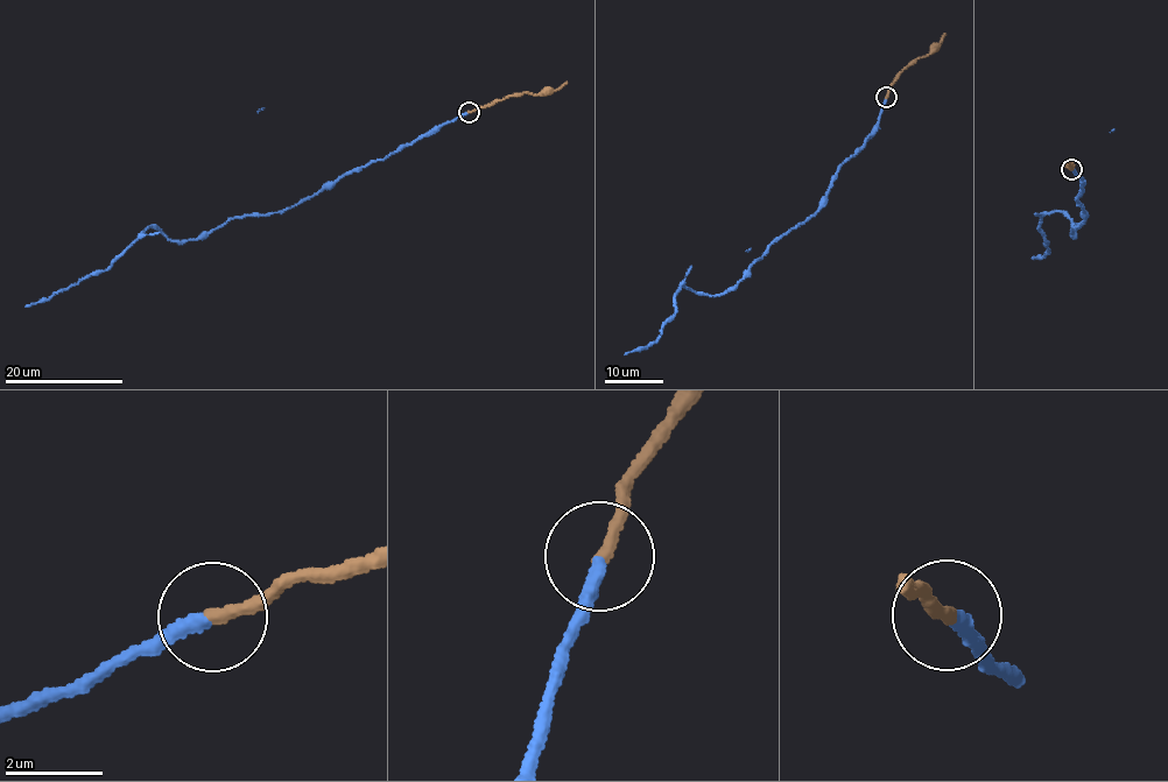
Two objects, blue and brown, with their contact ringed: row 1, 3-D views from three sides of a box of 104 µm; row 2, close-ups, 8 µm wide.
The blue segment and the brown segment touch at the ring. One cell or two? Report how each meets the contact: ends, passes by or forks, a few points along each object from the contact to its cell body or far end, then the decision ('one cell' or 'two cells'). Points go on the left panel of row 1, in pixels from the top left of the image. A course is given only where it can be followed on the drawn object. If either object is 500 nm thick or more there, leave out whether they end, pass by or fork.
blue ends; brown ends; course blue (469, 113), (278, 212), (234, 217), (185, 241), (173, 241), (153, 227), (145, 229), (105, 270), (25, 307); course brown (469, 113), (523, 93), (548, 93), (567, 82); one cell

